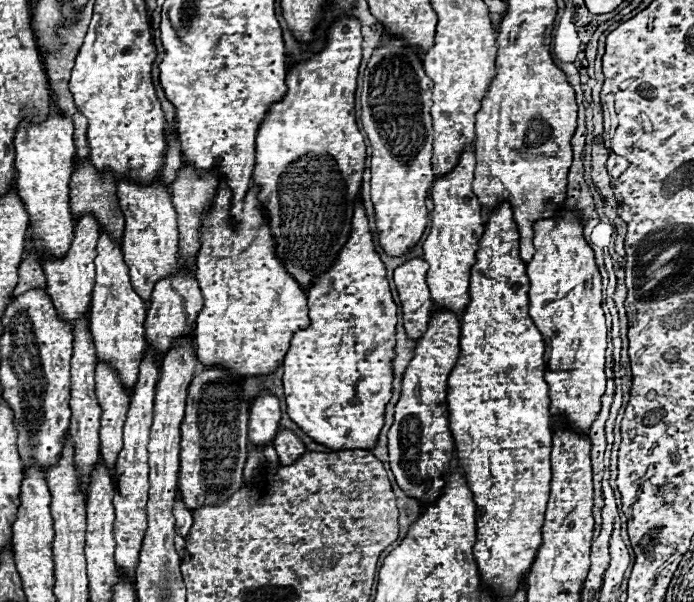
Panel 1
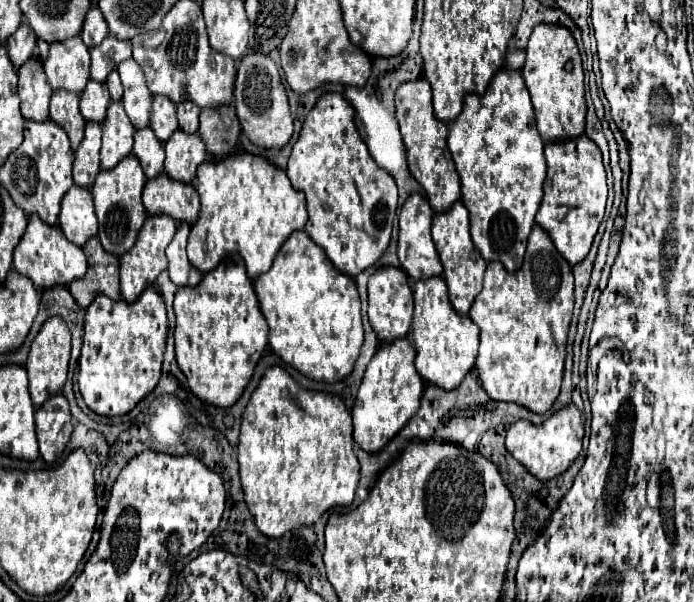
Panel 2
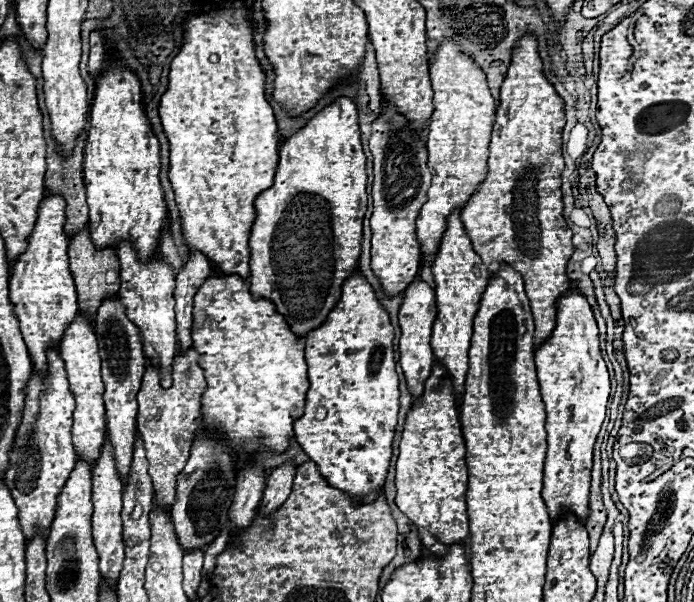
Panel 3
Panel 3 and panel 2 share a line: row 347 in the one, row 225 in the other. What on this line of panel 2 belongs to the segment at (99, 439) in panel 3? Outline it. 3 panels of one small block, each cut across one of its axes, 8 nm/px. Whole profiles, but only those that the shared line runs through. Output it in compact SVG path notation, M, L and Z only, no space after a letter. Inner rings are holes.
M72 186L64 200L60 212L60 228L64 236L76 246L84 246L88 238L96 236L98 220L94 214L94 202L88 188Z

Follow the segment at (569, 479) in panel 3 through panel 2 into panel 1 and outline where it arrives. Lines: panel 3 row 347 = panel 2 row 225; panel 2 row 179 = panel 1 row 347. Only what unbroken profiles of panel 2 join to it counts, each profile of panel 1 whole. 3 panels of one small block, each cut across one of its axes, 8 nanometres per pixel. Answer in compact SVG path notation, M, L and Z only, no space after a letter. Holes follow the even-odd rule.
M560 210L552 218L538 220L534 224L534 248L536 254L528 262L528 278L530 278L530 318L534 320L536 328L544 336L546 344L546 382L550 386L550 412L554 416L562 416L570 428L576 432L588 432L596 414L600 410L600 398L606 390L606 376L604 376L604 352L606 352L606 324L602 312L602 278L594 260L594 250L582 236L584 232L584 218L578 212Z

